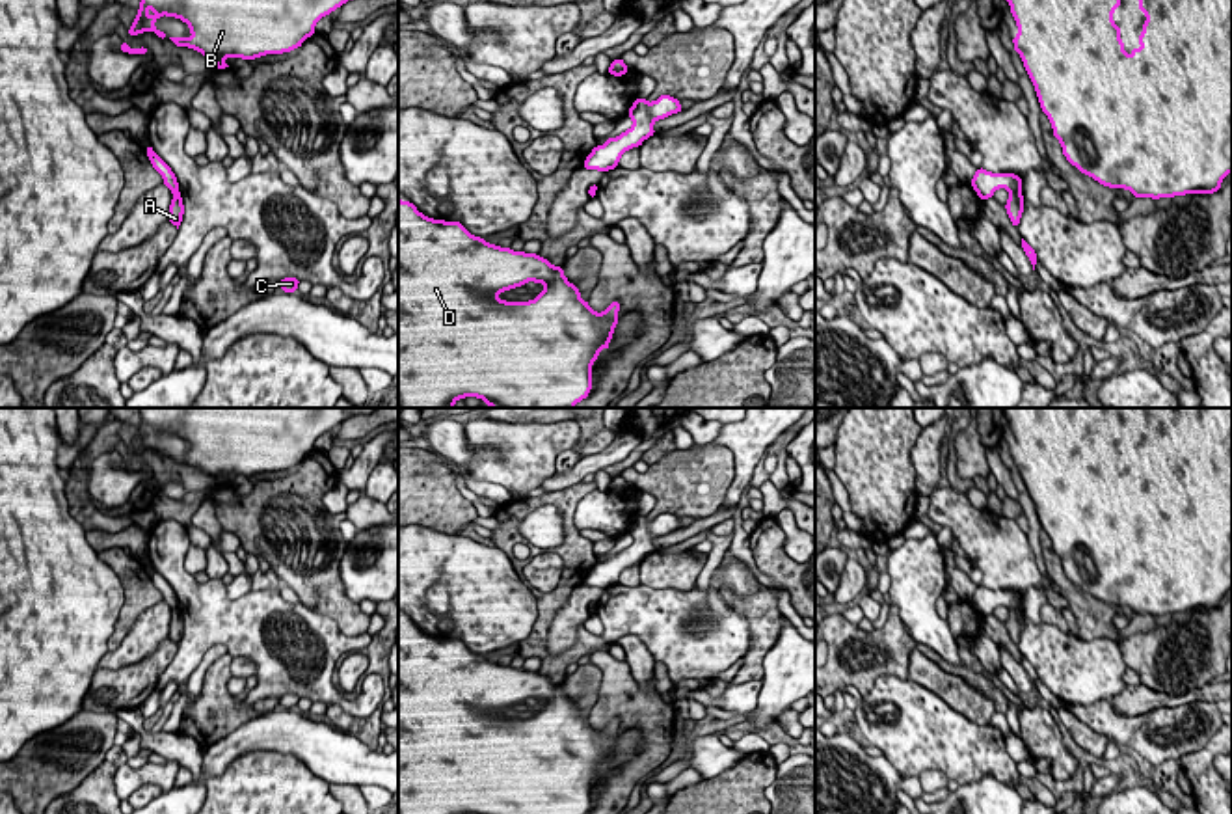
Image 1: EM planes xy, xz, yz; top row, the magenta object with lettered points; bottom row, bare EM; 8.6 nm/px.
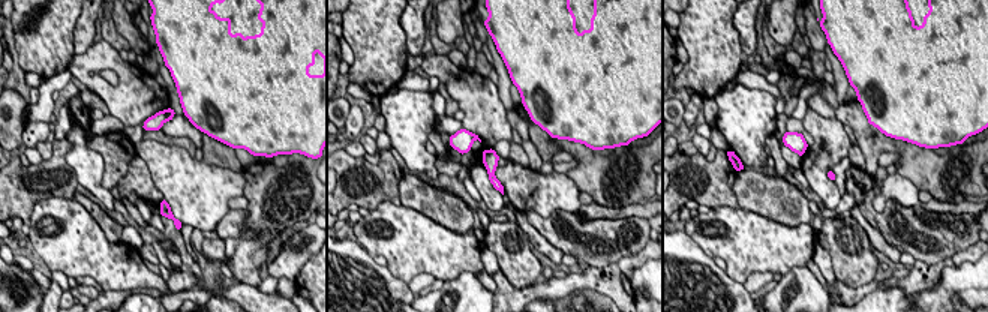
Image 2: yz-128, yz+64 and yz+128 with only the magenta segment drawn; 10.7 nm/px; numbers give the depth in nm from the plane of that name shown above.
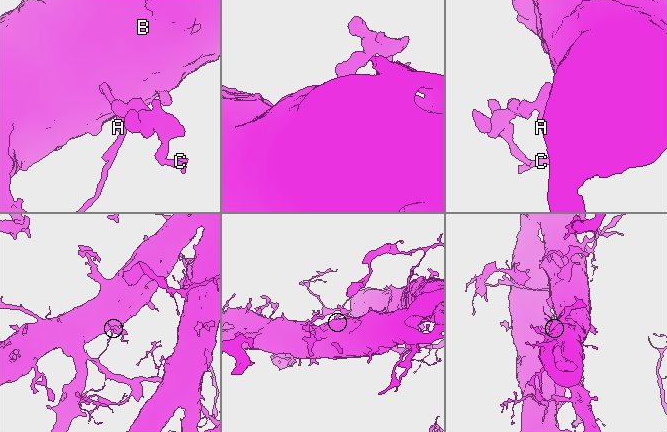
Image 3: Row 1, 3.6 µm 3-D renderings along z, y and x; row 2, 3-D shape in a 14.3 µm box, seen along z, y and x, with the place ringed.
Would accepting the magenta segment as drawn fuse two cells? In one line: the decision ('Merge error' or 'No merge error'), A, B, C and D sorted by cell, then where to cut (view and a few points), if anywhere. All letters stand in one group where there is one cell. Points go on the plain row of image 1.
Merge error. Groups: A / B C D. Split along yz (1011, 608), (1020, 610)

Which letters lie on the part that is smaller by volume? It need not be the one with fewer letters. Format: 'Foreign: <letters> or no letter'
Foreign: A

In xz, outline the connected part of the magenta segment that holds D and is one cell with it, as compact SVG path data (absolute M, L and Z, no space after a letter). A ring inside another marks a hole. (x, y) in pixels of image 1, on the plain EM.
M398 617L398 814L588 814L592 780L601 766L610 767L620 719L596 730L579 712L562 684L489 661L460 639L432 637ZM527 699L545 706L530 719L497 715Z

